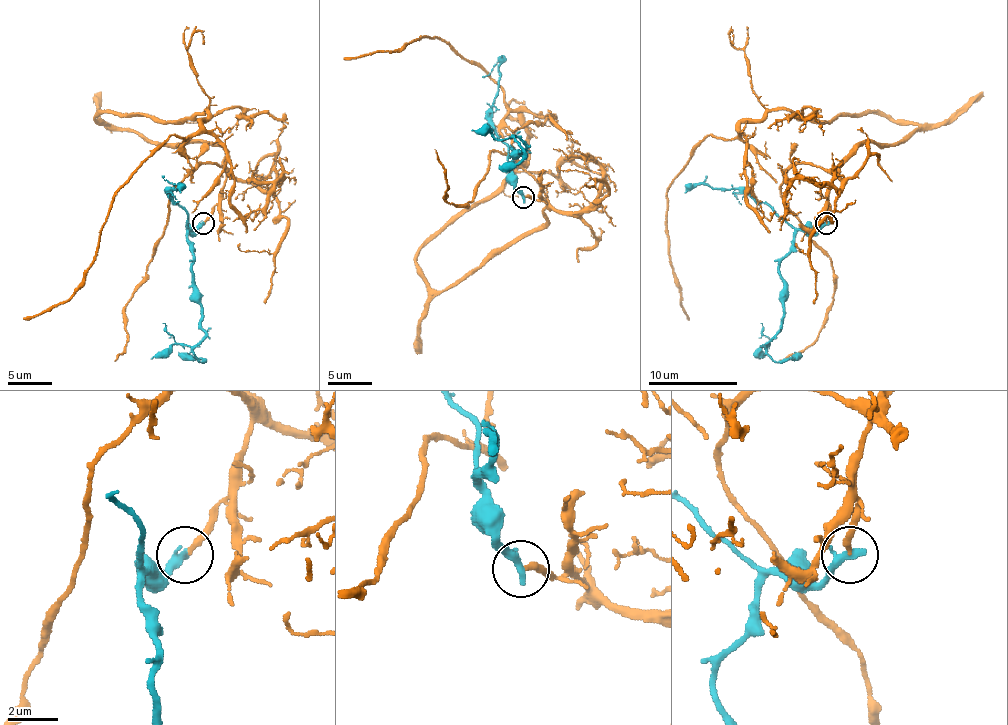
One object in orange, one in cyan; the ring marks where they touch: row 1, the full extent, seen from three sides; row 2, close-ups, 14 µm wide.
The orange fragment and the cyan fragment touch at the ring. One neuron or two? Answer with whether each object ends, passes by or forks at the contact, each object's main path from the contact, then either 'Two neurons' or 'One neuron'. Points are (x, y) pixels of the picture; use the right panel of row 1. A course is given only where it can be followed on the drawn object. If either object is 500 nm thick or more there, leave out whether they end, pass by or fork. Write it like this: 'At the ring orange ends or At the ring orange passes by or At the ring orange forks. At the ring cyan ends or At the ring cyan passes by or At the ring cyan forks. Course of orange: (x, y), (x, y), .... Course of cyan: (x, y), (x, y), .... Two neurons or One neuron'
At the ring orange ends. At the ring cyan ends. Course of orange: (827, 223), (833, 170), (913, 123), (769, 110), (734, 139), (709, 134), (667, 190), (689, 318). Course of cyan: (827, 223), (798, 232), (778, 267), (782, 329), (767, 353), (778, 362), (796, 351). Two neurons

